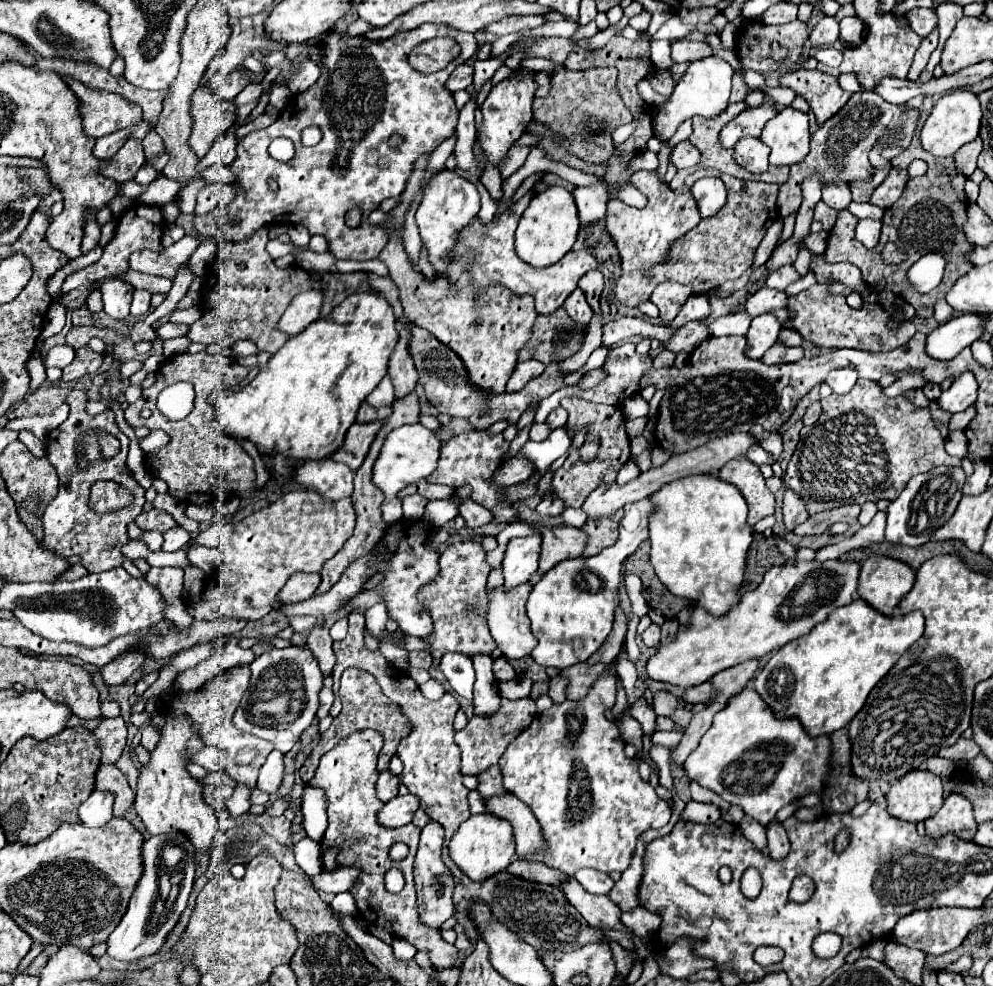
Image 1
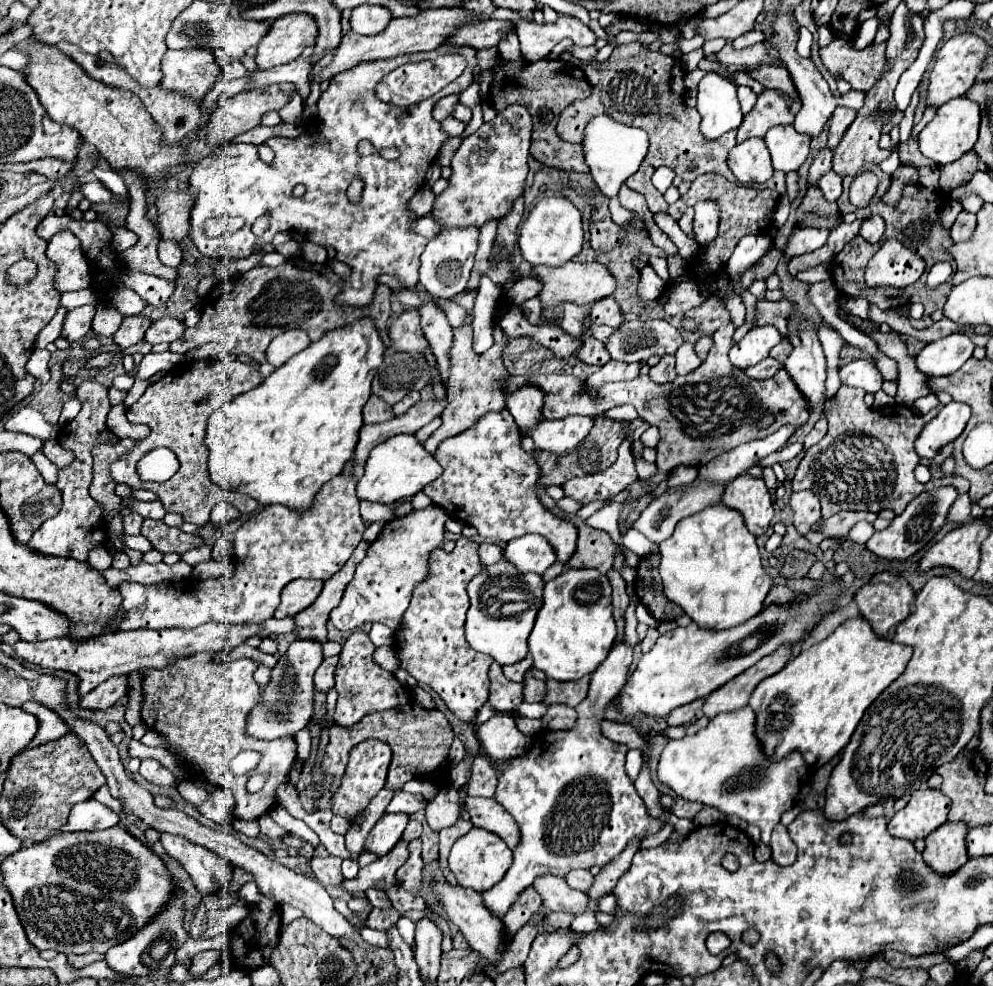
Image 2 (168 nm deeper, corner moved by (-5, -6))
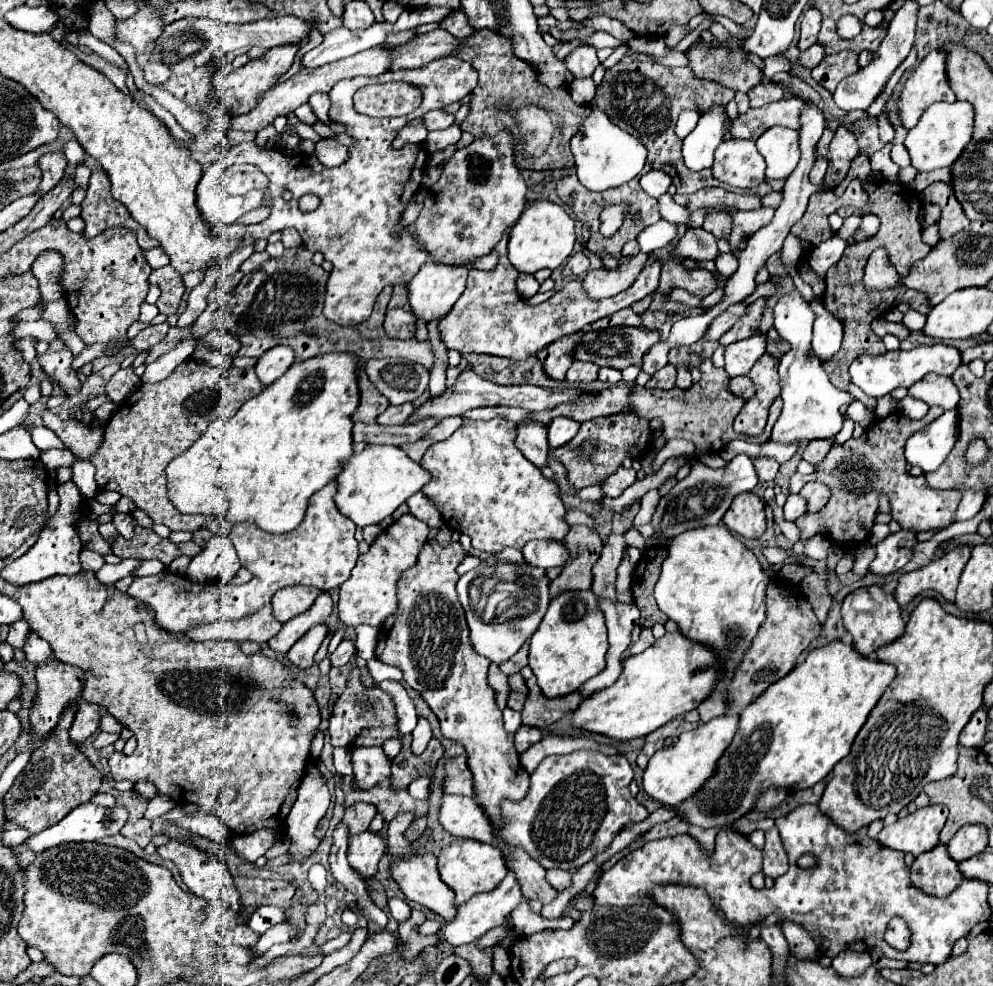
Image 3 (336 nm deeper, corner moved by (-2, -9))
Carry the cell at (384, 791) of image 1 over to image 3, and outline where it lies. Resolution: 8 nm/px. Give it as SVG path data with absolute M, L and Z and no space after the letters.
M356 802L356 804L346 808L344 822L348 822L350 834L354 836L354 834L360 834L360 832L368 830L374 816L376 816L376 806L366 804L366 802Z

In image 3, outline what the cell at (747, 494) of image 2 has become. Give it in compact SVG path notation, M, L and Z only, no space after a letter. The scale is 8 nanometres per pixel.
M750 492L740 494L724 514L724 524L742 538L760 538L766 530L764 502Z

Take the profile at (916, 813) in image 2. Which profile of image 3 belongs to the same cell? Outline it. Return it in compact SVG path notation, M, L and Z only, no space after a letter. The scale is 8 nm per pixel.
M944 806L920 808L914 814L884 826L878 834L878 842L902 854L924 854L938 846L938 834L944 828L946 816L948 810Z

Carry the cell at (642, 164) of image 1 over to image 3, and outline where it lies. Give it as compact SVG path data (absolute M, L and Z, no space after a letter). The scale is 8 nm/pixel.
M652 170L640 178L640 186L644 188L644 192L656 200L668 192L670 184L672 184L672 178L662 170Z

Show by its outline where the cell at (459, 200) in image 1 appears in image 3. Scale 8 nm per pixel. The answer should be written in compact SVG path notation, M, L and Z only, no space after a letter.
M426 262L408 284L408 306L410 306L412 314L416 318L424 320L424 322L446 318L448 312L452 310L454 302L464 292L466 276L468 276L468 268L466 266L444 266L444 264Z

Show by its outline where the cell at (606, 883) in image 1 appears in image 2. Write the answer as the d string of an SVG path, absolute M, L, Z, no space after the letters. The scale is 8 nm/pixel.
M577 869L577 871L571 871L565 875L565 881L573 887L573 889L579 889L579 891L587 891L591 885L593 885L593 875L591 871L583 871L583 869Z

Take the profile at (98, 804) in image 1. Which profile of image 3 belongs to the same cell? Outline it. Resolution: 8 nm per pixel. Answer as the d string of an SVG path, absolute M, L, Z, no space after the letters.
M92 802L80 804L78 808L74 808L66 818L62 818L58 824L46 828L44 832L32 836L26 846L34 852L44 852L48 848L54 848L58 844L68 844L68 842L98 842L106 836L114 836L122 830L122 826L128 820L128 810L124 806L112 806L112 808L104 808L104 806L96 806Z

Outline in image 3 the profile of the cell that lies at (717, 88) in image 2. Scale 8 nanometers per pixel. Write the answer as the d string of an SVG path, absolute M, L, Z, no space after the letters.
M720 106L712 108L708 114L700 116L698 126L686 136L682 146L684 164L692 172L700 172L704 168L710 168L714 162L714 150L722 144L722 136L726 130L726 110Z

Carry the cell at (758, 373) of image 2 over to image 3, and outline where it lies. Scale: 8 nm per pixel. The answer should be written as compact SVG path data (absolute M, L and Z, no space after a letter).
M748 376L730 378L730 382L728 382L728 392L736 394L736 396L740 396L740 398L744 398L744 400L748 400L748 398L752 398L752 394L754 394L754 384L750 382Z

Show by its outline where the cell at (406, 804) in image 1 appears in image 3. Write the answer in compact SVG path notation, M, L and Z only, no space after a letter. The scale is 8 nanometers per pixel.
M362 832L348 840L348 862L364 878L370 878L378 870L378 860L384 854L384 840L380 834Z

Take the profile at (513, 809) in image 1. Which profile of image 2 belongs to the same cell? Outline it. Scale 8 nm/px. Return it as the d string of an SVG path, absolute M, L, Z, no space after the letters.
M467 797L465 805L475 827L497 833L511 849L519 845L519 825L515 823L515 819L511 819L511 815L507 815L507 811L503 811L503 805L495 803L495 799Z

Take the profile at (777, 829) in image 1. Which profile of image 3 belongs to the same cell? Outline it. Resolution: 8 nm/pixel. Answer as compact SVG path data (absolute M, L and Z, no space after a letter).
M776 828L766 830L766 844L762 854L764 854L764 868L762 868L764 876L778 878L788 870L788 856L784 852L784 846Z

